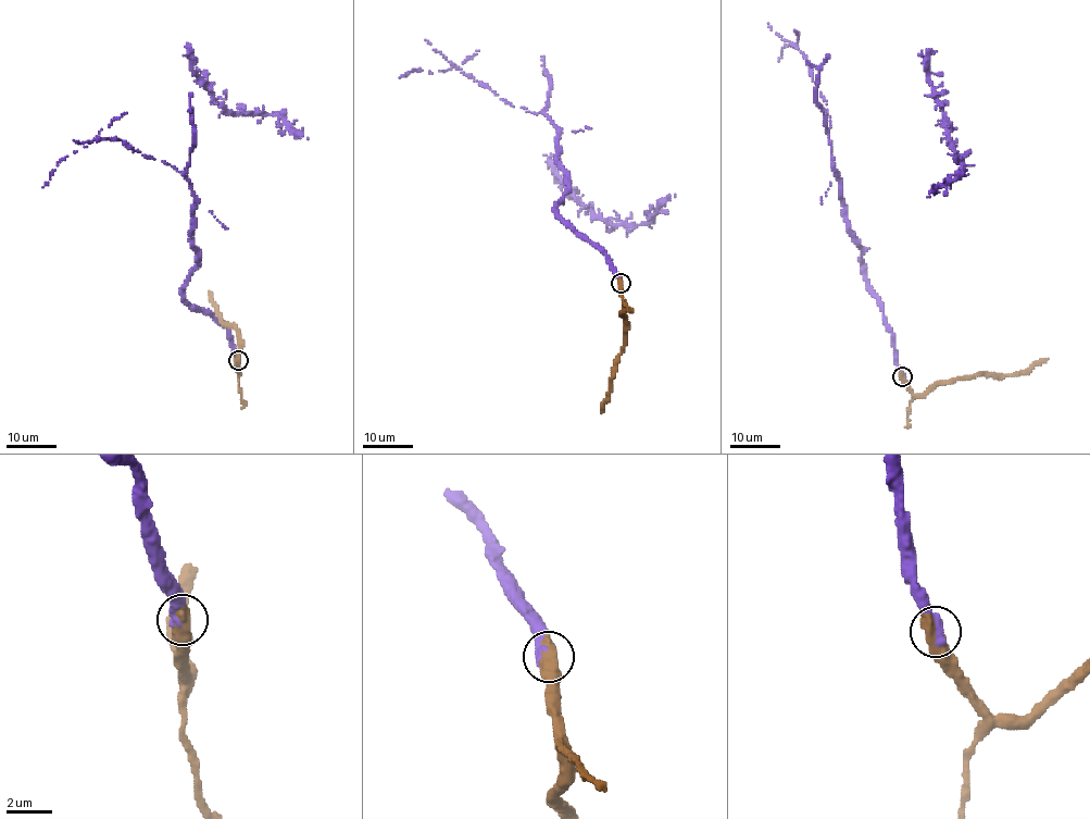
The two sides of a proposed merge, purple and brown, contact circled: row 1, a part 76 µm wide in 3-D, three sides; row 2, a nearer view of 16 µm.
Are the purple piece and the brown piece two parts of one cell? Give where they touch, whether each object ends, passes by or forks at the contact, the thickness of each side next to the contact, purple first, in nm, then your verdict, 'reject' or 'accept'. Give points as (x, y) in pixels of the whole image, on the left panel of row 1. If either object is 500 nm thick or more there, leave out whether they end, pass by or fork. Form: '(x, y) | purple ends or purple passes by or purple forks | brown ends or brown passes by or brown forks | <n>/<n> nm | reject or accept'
(238, 360) | 500/650 nm | accept

